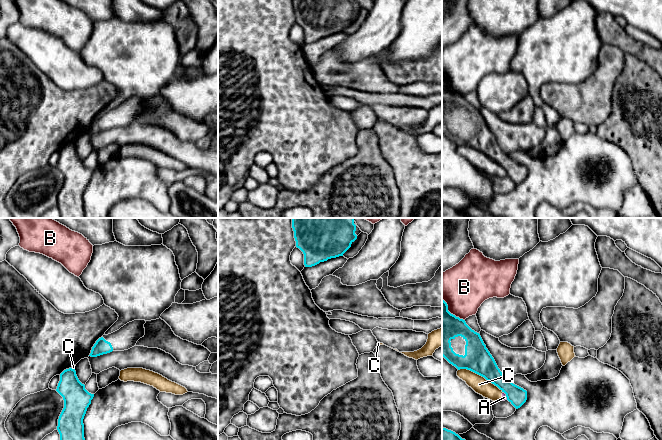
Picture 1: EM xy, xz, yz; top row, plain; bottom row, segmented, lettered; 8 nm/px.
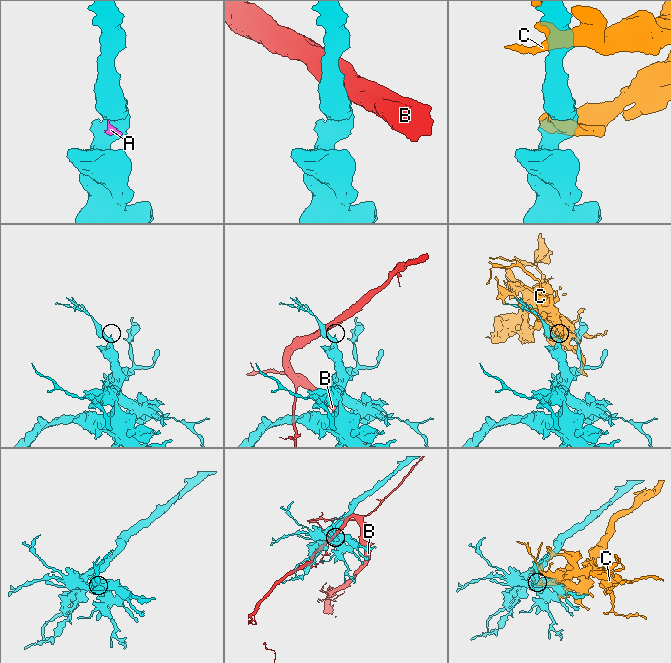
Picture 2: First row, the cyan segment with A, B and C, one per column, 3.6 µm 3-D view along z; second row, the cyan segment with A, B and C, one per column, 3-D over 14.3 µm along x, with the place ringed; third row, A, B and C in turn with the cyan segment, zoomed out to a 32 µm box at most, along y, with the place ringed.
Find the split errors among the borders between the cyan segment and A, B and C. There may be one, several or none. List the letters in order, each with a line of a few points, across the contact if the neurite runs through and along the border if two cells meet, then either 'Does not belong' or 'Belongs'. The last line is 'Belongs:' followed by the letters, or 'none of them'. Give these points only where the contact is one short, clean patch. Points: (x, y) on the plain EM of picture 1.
A: Line: yz (503, 167), (507, 175). Does not belong
B: Does not belong
C: Does not belong
Belongs: none of them

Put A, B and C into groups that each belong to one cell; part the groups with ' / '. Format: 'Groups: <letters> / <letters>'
Groups: A C / B

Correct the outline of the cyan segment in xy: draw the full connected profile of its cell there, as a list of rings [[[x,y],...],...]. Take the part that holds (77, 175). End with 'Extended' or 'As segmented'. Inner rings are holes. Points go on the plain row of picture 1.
[[[72,144],[60,150],[56,167],[64,176],[57,202],[60,218],[85,218],[83,195],[94,170],[85,165]]]. As segmented

